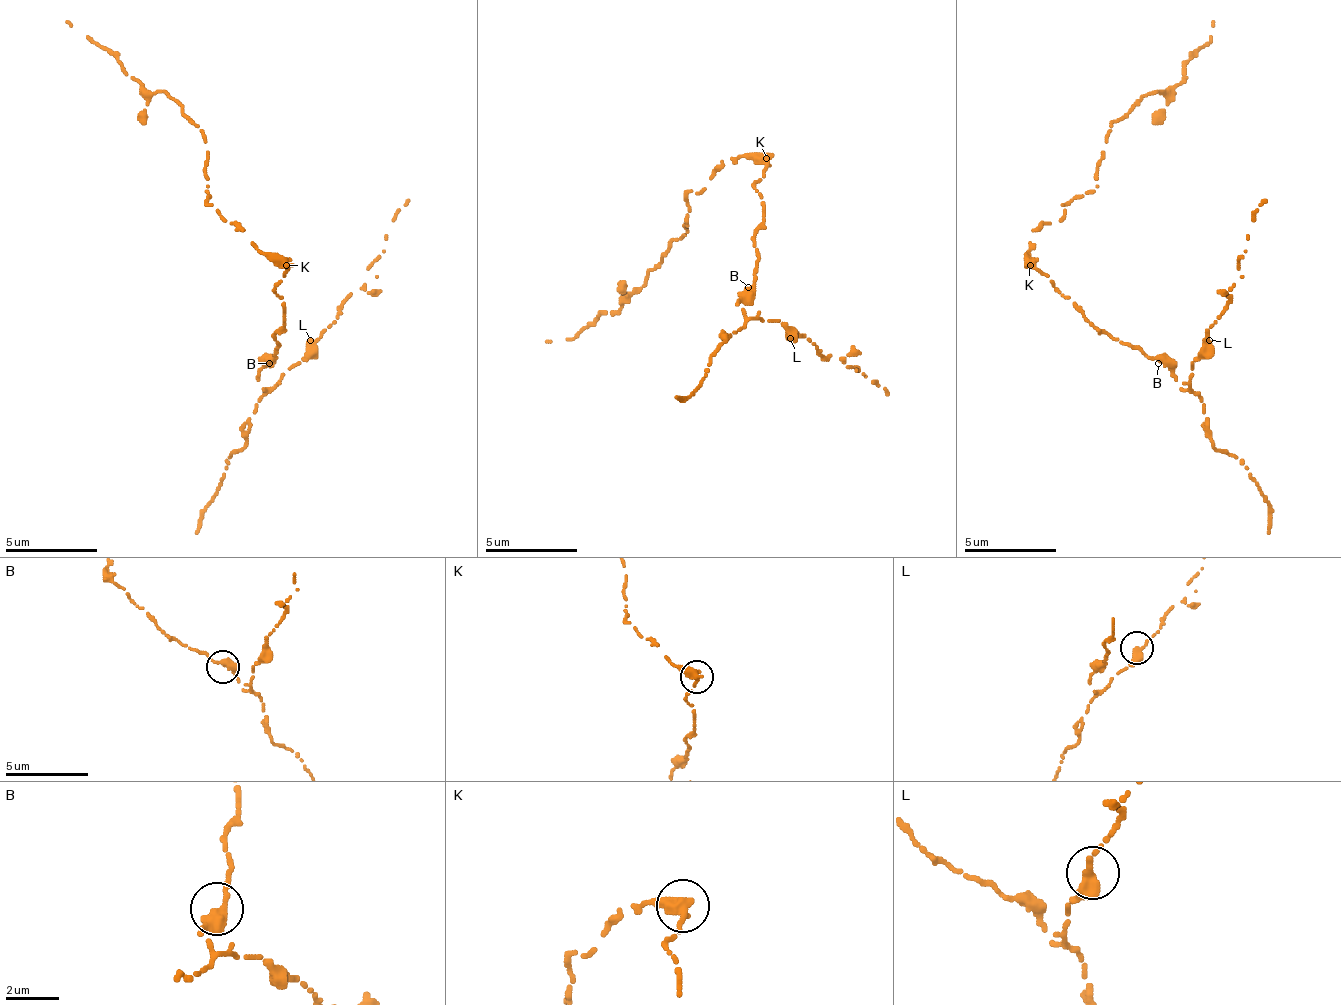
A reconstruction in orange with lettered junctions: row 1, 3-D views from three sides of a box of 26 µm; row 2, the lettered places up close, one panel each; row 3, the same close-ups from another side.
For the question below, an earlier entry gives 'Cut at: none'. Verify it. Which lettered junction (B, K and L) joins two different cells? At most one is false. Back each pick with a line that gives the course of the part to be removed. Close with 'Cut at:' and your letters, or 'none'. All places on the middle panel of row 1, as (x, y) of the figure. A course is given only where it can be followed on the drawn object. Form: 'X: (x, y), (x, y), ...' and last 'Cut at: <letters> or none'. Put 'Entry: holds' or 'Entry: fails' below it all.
K: (767, 157), (730, 157), (707, 189), (688, 194), (688, 231), (619, 310), (605, 310), (572, 338), (544, 342)
Cut at: K
Entry: fails

